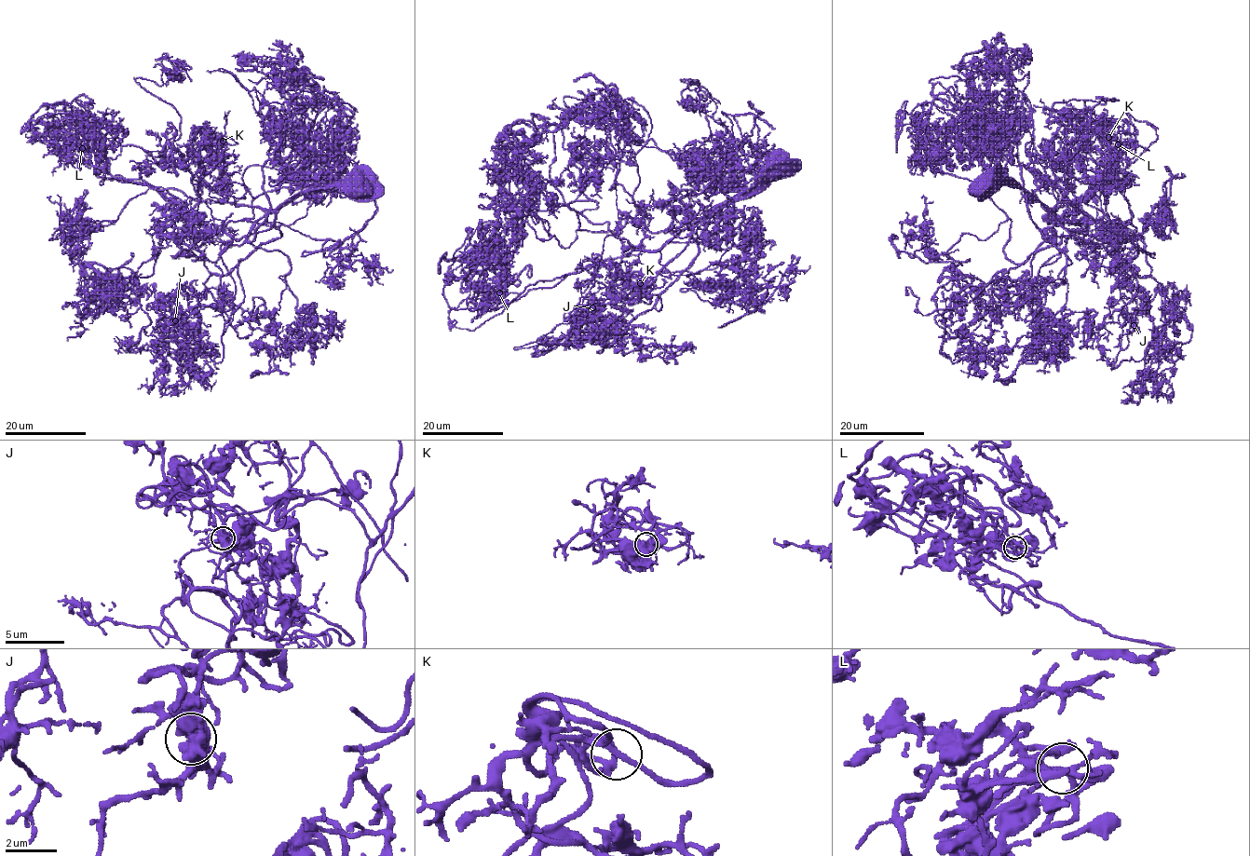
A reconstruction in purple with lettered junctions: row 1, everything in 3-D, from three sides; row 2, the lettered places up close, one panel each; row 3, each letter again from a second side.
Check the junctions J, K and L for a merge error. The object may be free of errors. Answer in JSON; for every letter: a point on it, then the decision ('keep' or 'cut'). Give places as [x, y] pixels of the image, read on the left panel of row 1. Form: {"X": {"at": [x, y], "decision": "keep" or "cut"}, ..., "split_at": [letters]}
{"J": {"at": [175, 320], "decision": "keep"}, "K": {"at": [223, 141], "decision": "keep"}, "L": {"at": [82, 148], "decision": "keep"}, "split_at": []}

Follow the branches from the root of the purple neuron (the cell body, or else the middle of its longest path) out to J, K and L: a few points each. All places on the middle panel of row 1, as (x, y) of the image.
J: (780, 165), (719, 203), (694, 228), (697, 257), (660, 295), (659, 310), (658, 295), (639, 292), (592, 307)
K: (780, 165), (719, 203), (638, 302), (623, 304), (610, 285), (629, 278), (642, 282), (635, 286), (640, 283)
L: (780, 165), (658, 250), (587, 264), (529, 290), (472, 331), (449, 319), (465, 299), (482, 304), (499, 292)

